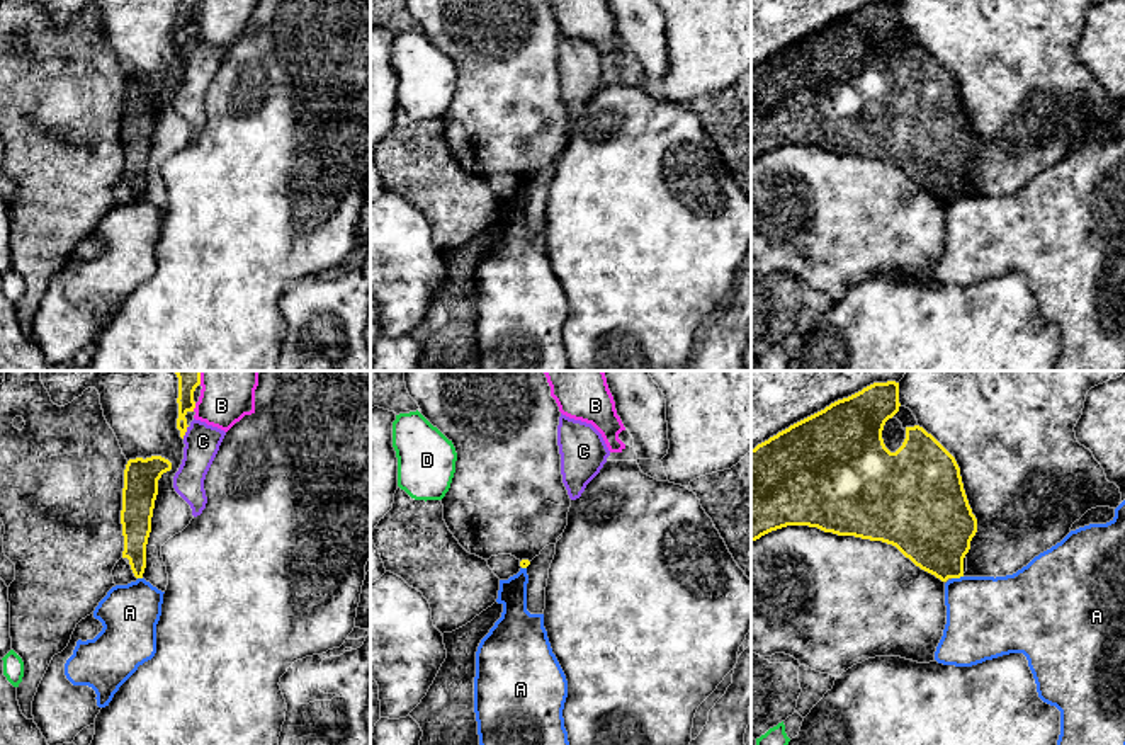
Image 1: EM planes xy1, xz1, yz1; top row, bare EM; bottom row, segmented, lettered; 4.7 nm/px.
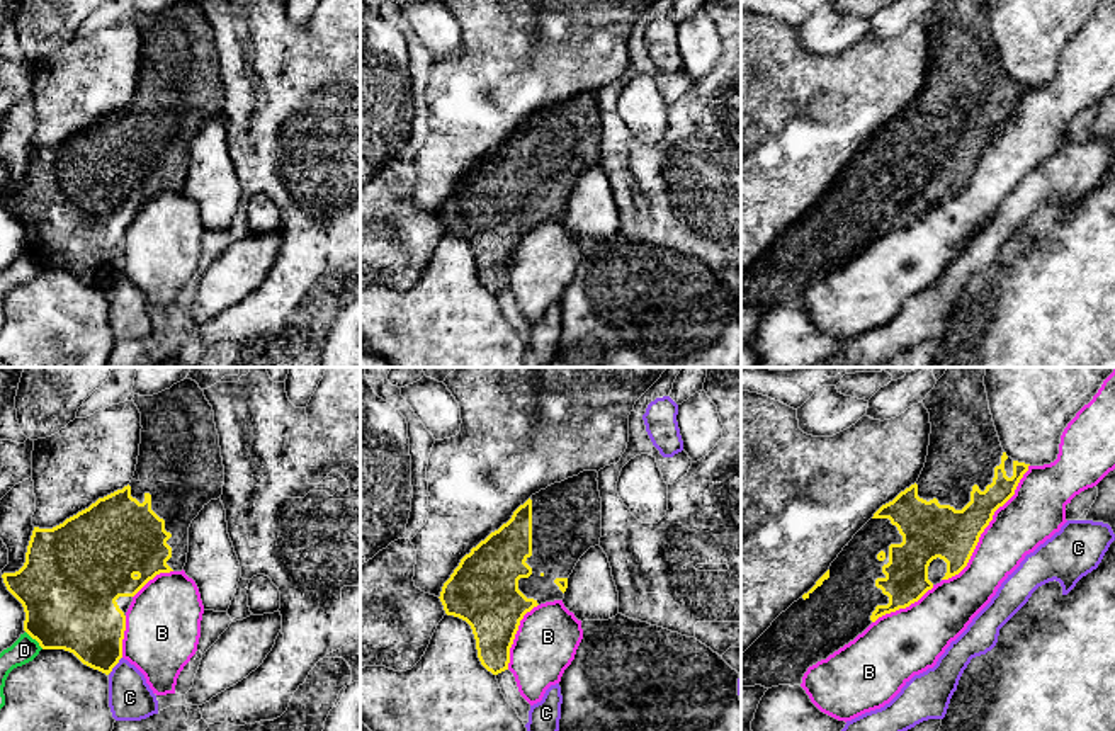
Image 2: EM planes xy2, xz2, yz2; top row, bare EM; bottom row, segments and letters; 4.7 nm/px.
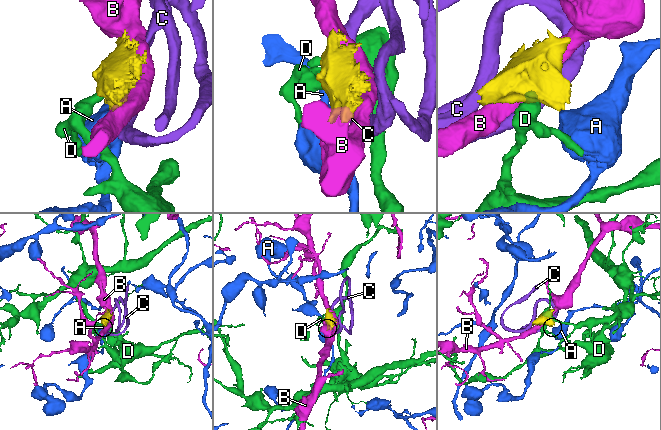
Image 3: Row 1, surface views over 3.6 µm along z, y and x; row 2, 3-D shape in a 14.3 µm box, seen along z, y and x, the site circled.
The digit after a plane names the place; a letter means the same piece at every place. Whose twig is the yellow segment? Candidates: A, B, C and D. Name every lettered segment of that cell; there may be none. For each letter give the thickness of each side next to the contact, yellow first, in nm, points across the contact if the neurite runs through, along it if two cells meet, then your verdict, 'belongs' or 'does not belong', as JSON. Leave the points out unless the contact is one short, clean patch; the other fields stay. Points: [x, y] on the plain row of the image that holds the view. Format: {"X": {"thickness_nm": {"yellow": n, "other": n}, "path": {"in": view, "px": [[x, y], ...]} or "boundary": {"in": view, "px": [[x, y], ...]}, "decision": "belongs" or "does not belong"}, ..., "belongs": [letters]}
{"A": {"thickness_nm": {"yellow": 360, "other": 380}, "boundary": {"in": "yz1", "px": [[962, 194], [952, 198]]}, "decision": "does not belong"}, "B": {"thickness_nm": {"yellow": 260, "other": 280}, "decision": "does not belong"}, "C": {"thickness_nm": {"yellow": 320, "other": 200}, "decision": "does not belong"}, "D": {"thickness_nm": {"yellow": 440, "other": 120}, "boundary": {"in": "xy2", "px": [[26, 250], [43, 267]]}, "decision": "does not belong"}, "belongs": []}

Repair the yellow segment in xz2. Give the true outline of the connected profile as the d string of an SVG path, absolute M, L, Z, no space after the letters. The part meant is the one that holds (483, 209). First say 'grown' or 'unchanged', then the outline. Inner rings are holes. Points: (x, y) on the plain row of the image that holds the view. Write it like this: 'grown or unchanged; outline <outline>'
grown; outline M583 90L532 114L507 143L473 167L444 202L439 218L445 233L471 245L478 277L493 294L508 289L510 267L524 235L541 223L563 219L580 177L600 165L602 117L597 97L597 90Z

